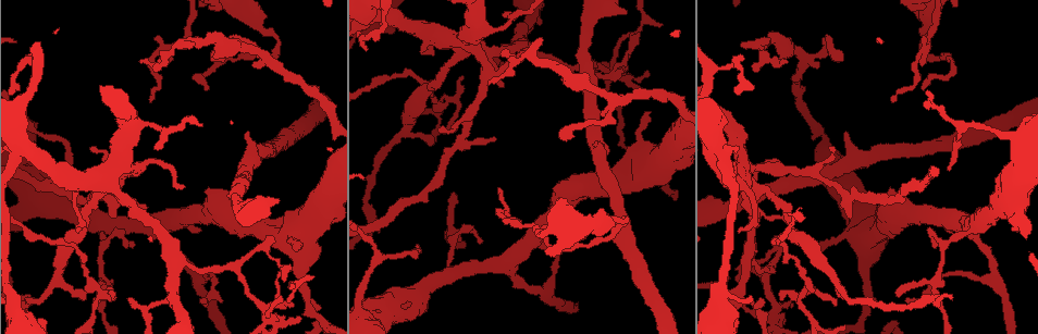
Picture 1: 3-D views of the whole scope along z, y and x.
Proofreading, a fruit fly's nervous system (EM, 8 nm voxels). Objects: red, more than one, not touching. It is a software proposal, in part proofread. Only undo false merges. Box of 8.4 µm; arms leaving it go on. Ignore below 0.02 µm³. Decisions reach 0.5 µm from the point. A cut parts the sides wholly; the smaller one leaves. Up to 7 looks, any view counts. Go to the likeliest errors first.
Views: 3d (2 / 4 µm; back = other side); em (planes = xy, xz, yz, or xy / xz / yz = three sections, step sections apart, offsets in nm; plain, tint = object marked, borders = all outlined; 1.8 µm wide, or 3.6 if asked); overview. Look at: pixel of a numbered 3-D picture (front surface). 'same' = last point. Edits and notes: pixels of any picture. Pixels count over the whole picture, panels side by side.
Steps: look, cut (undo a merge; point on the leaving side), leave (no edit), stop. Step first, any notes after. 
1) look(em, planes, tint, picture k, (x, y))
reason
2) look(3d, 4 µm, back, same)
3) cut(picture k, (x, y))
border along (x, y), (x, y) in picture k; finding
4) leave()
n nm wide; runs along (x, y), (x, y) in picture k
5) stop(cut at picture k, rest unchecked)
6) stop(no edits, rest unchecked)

look(em, xz, step 8, plain, picture 1, (78, 238))
four or more arms meet

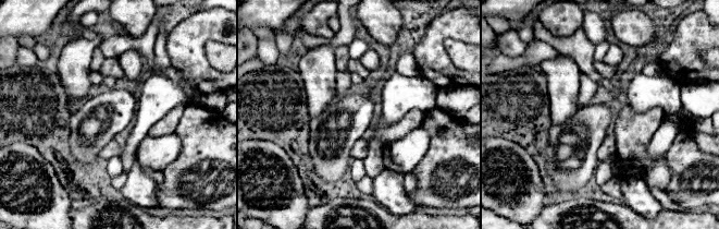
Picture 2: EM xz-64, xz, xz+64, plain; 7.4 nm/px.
look(em, xz, step 8, borders, same)
see the neighbours

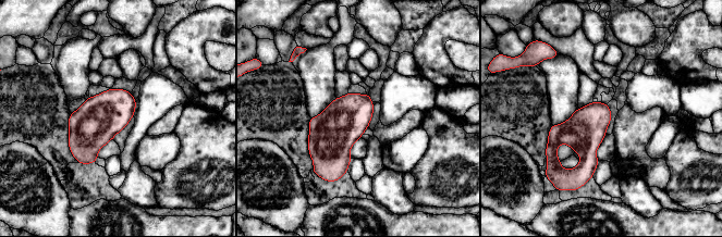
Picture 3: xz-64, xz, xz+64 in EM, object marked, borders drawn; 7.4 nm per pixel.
leave()
one neuron here

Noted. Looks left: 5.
look(em, planes, tint, picture 1, (772, 315))
abrupt turn

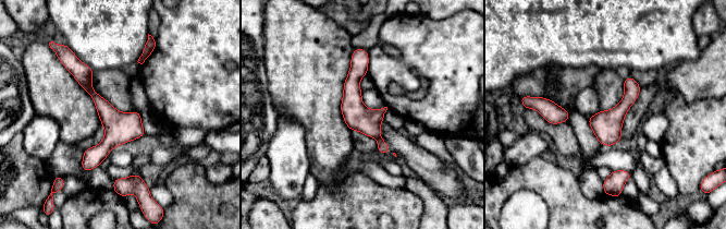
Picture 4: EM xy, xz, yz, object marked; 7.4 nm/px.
leave()
200 nm wide; runs along (358, 50), (353, 109), (385, 151) in picture 4; one neuron here

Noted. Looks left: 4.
look(3d, 2 µm, picture 1, (927, 43))
a narrow waist

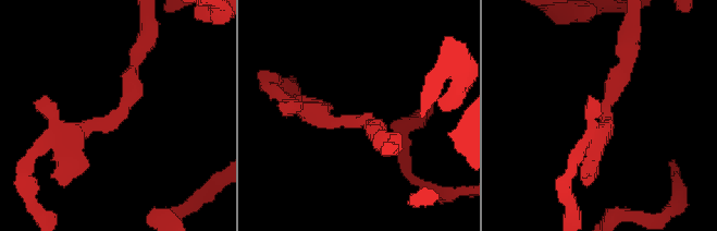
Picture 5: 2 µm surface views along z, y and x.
look(em, 3.6 µm, planes, plain, picture 5, (604, 120))
need the tissue

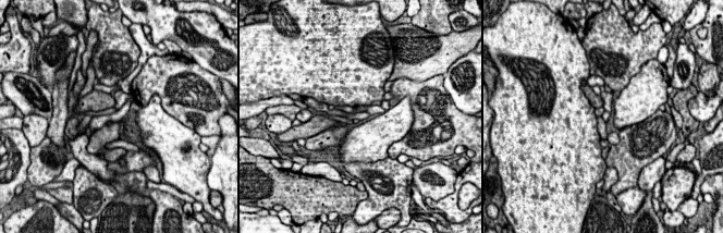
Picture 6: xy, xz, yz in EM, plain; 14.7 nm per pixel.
look(em, 3.6 µm, planes, tint, same)
where the object lies

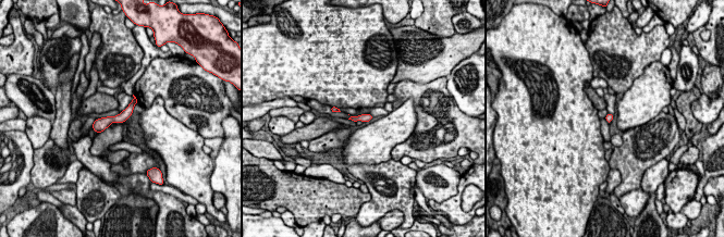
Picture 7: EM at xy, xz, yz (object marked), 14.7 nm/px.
leave()
runs along (131, 107), (121, 117), (95, 126) in picture 7; continuous, no second neuron

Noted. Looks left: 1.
stop(no edits, rest unchecked)

